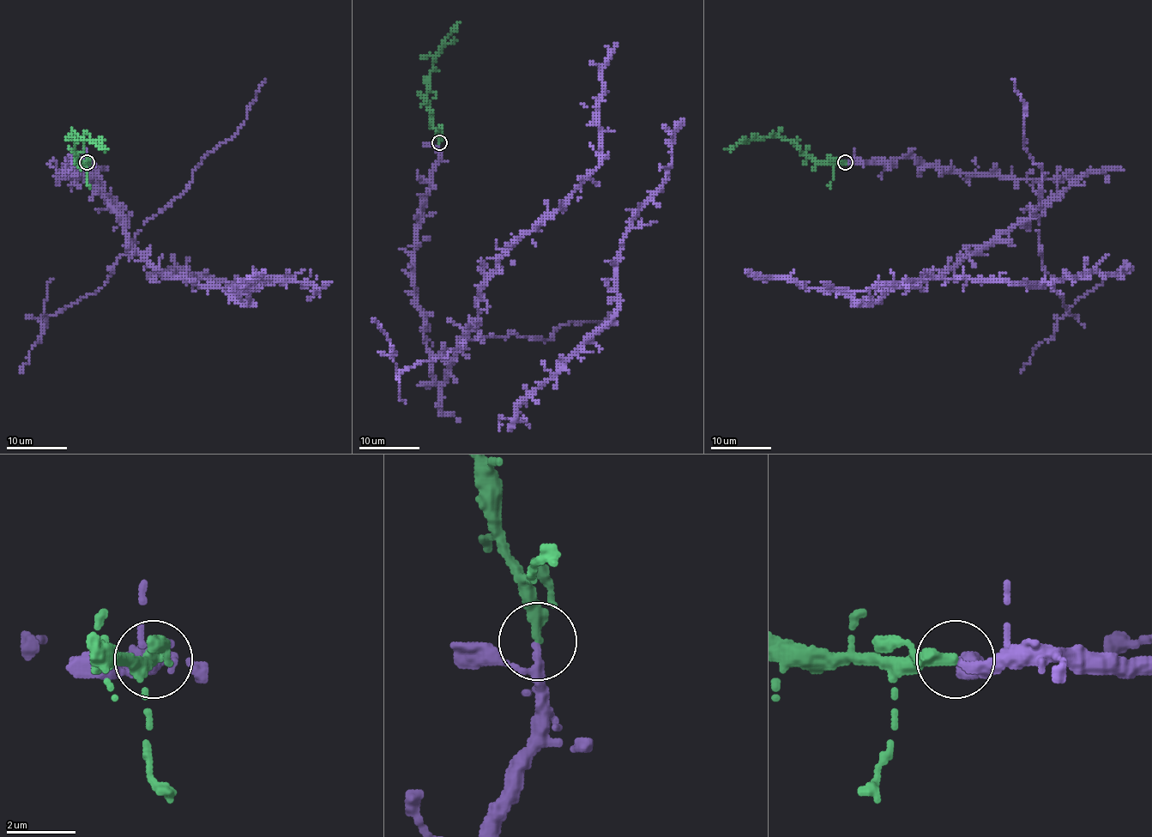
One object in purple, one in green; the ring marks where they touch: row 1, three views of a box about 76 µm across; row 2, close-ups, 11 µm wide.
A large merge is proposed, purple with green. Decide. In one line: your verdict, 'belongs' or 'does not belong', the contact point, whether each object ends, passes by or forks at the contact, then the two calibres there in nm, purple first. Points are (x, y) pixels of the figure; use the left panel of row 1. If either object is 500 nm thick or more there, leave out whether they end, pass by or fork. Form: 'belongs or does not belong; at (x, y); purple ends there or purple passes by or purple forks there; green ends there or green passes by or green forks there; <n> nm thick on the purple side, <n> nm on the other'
belongs; at (87, 162); purple passes by; green passes by; 220 nm thick on the purple side, 280 nm on the other

